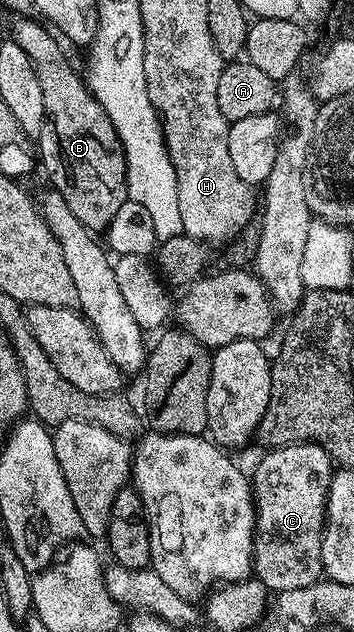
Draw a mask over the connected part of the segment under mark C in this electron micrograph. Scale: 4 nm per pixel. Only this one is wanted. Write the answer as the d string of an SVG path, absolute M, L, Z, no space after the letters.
M300 441L297 445L279 445L269 453L251 473L253 503L257 506L257 528L253 535L252 576L265 584L274 594L295 591L322 580L321 544L325 530L325 504L335 472L335 462L328 451L314 441Z

